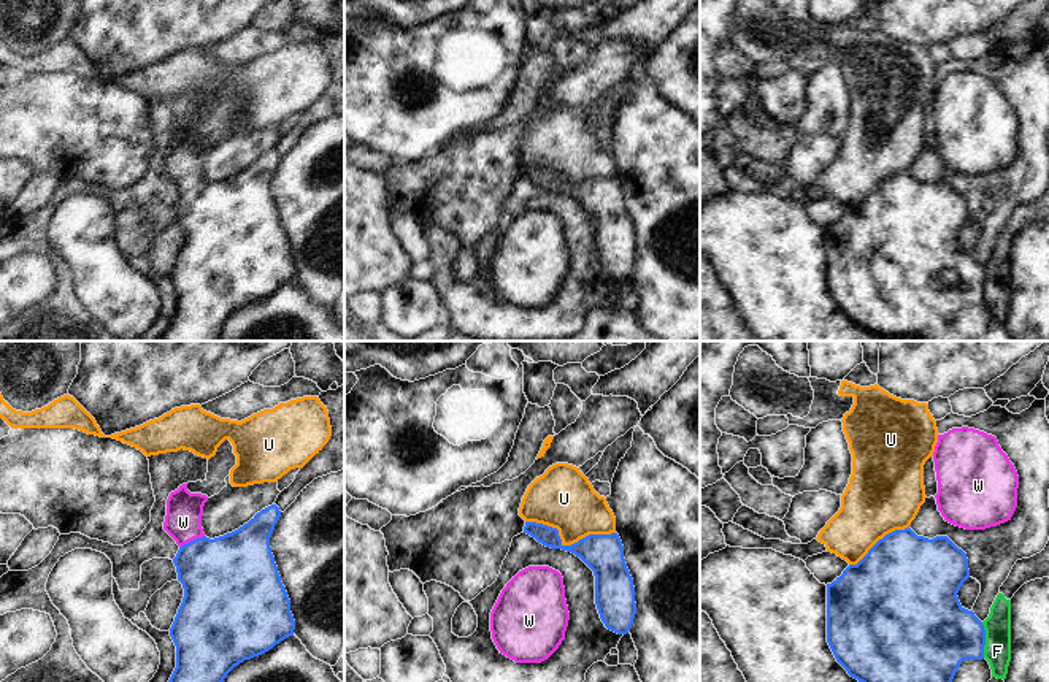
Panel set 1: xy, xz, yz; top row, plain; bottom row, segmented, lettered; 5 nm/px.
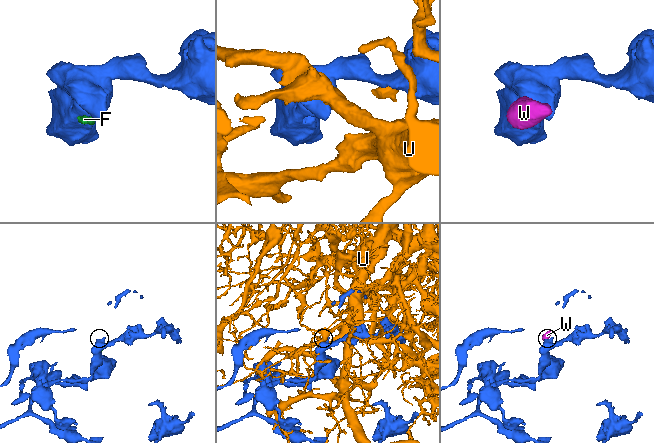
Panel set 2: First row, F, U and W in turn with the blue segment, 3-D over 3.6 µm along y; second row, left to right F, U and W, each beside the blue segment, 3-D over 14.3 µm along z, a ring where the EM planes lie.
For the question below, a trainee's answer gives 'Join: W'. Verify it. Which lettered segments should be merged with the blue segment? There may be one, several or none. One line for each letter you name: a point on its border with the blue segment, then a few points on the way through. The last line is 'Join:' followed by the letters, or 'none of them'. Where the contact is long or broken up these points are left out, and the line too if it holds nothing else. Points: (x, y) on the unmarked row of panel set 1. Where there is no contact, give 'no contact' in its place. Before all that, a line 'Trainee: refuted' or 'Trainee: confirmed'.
Trainee: confirmed
W: meets blue in xy at (191, 186); runs through xy (224, 222), (191, 186), (183, 167)
Join: W

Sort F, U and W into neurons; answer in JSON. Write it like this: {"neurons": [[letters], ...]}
{"neurons": [["F"], ["U"], ["W"]]}

